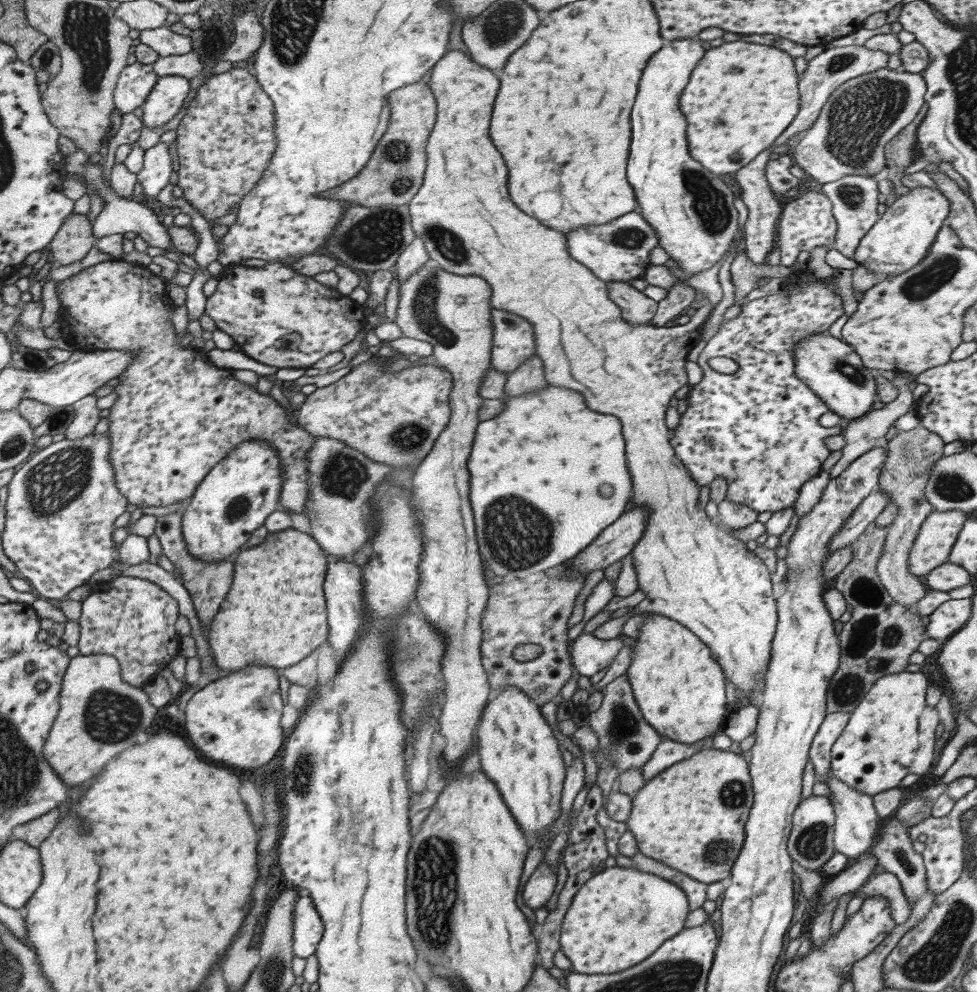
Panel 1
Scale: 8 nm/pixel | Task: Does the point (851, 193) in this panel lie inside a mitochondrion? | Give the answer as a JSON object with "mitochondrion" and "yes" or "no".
{"mitochondrion":"yes"}

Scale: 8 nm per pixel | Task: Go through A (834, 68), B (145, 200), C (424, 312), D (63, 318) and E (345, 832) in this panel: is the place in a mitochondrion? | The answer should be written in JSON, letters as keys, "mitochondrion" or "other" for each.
{"A":"mitochondrion","B":"other","C":"mitochondrion","D":"other","E":"other"}

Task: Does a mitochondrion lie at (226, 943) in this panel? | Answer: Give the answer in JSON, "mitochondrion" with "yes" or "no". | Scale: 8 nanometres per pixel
{"mitochondrion":"no"}

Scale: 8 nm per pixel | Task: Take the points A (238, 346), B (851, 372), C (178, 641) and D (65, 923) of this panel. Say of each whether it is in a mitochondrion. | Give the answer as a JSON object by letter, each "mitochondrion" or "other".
{"A":"other","B":"mitochondrion","C":"other","D":"other"}

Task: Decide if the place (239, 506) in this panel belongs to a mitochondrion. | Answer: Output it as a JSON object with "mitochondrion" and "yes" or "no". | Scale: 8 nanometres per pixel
{"mitochondrion":"yes"}

